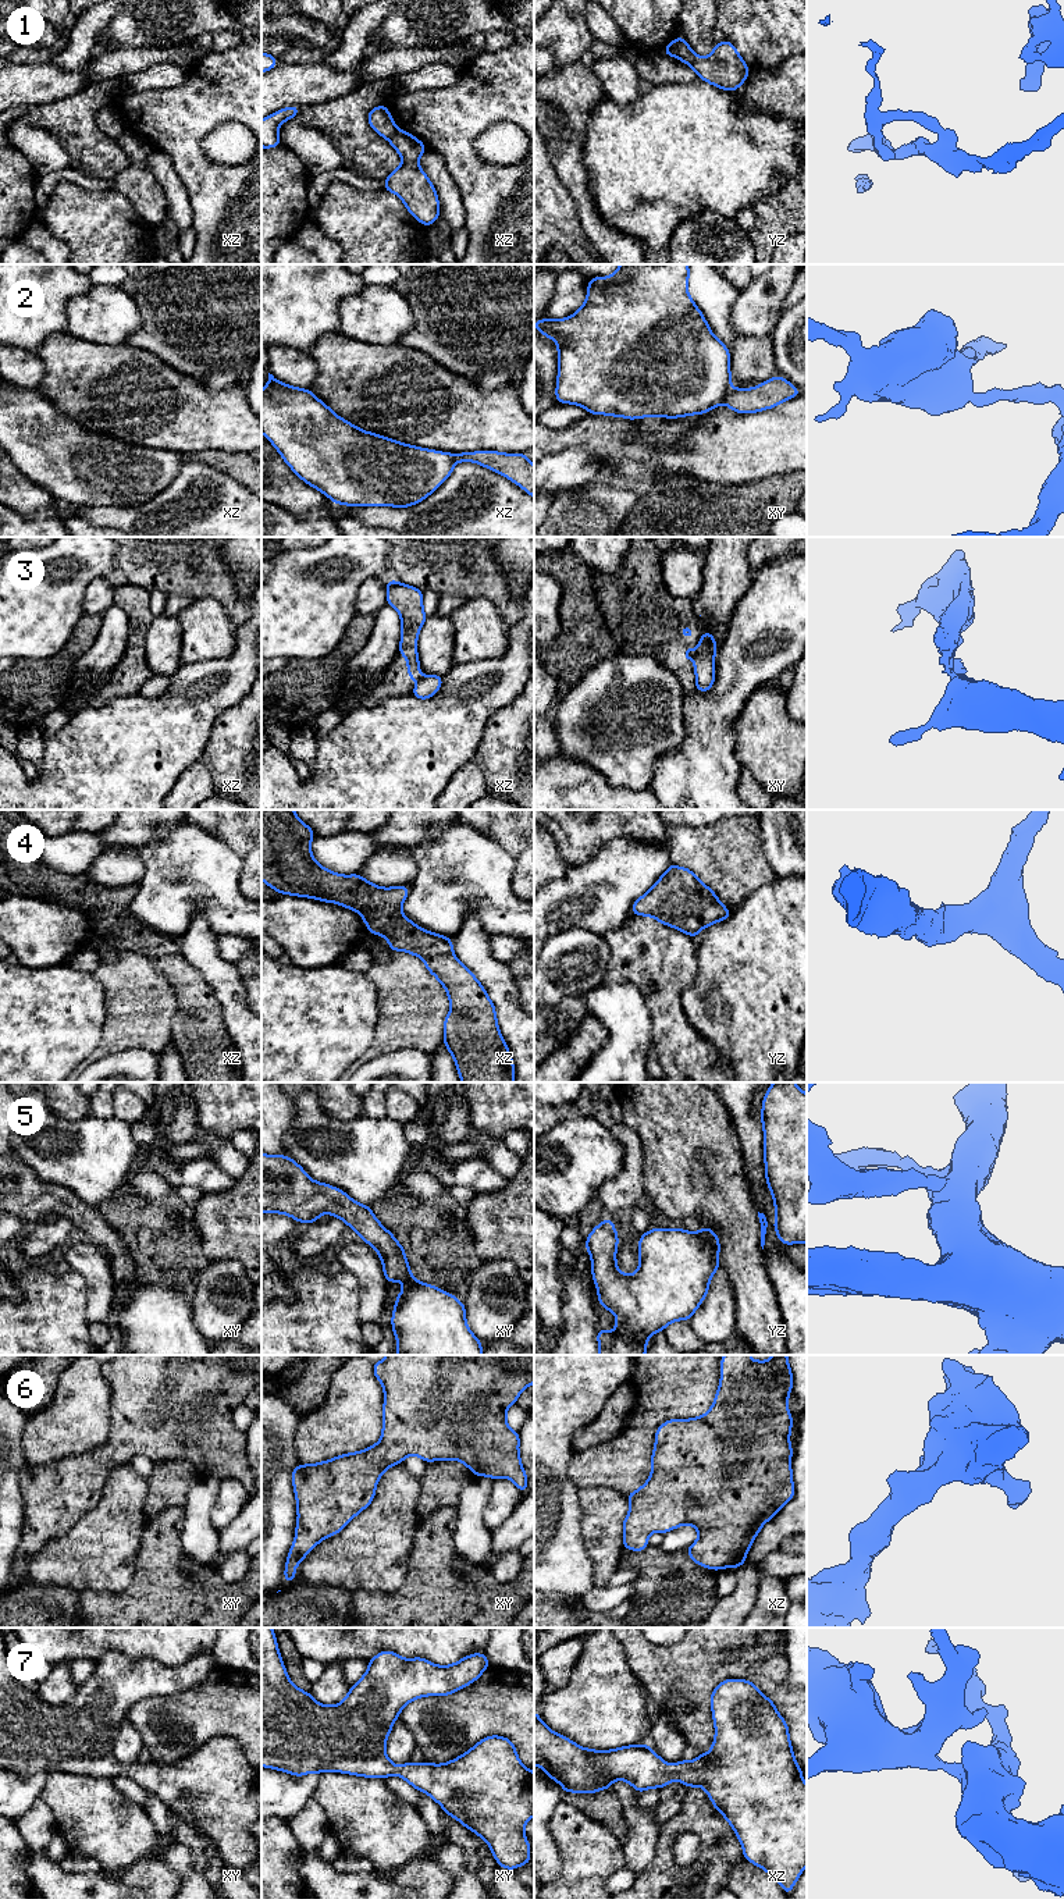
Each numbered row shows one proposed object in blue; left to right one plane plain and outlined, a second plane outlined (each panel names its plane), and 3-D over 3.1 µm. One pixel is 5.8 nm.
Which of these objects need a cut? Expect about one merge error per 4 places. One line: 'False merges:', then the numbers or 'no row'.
False merges: 1, 2, 3

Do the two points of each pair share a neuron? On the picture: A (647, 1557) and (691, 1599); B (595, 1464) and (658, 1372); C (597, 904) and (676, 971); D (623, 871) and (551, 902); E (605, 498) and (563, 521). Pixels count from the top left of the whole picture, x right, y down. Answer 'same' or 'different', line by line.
A: same
B: same
C: different
D: same
E: same

